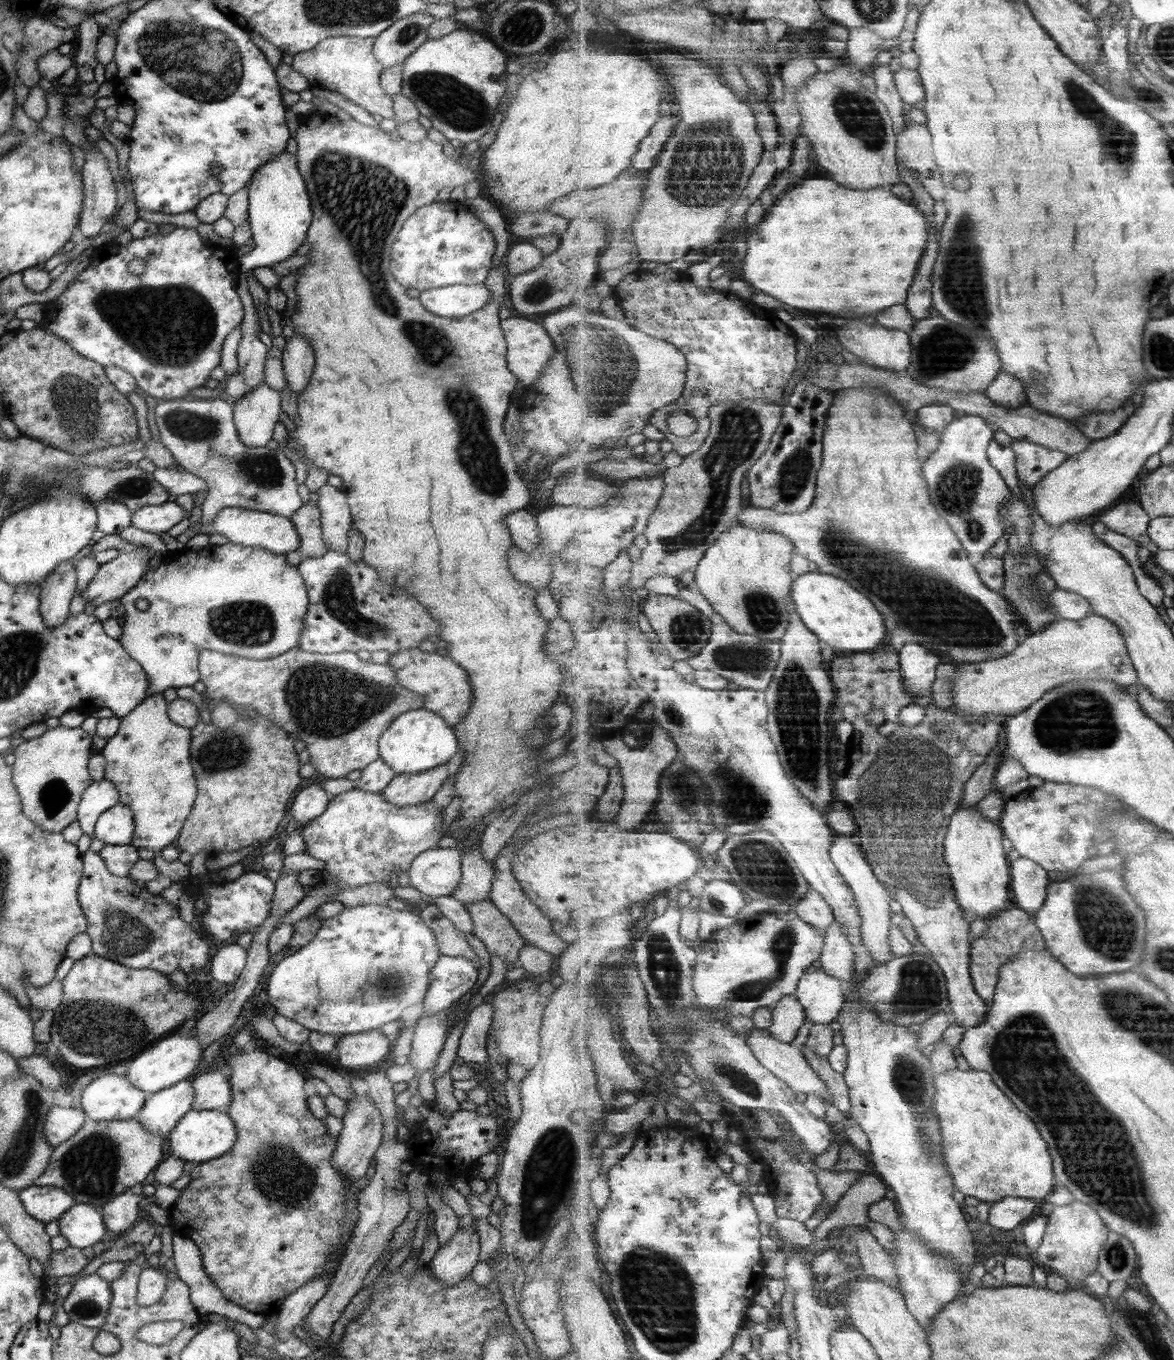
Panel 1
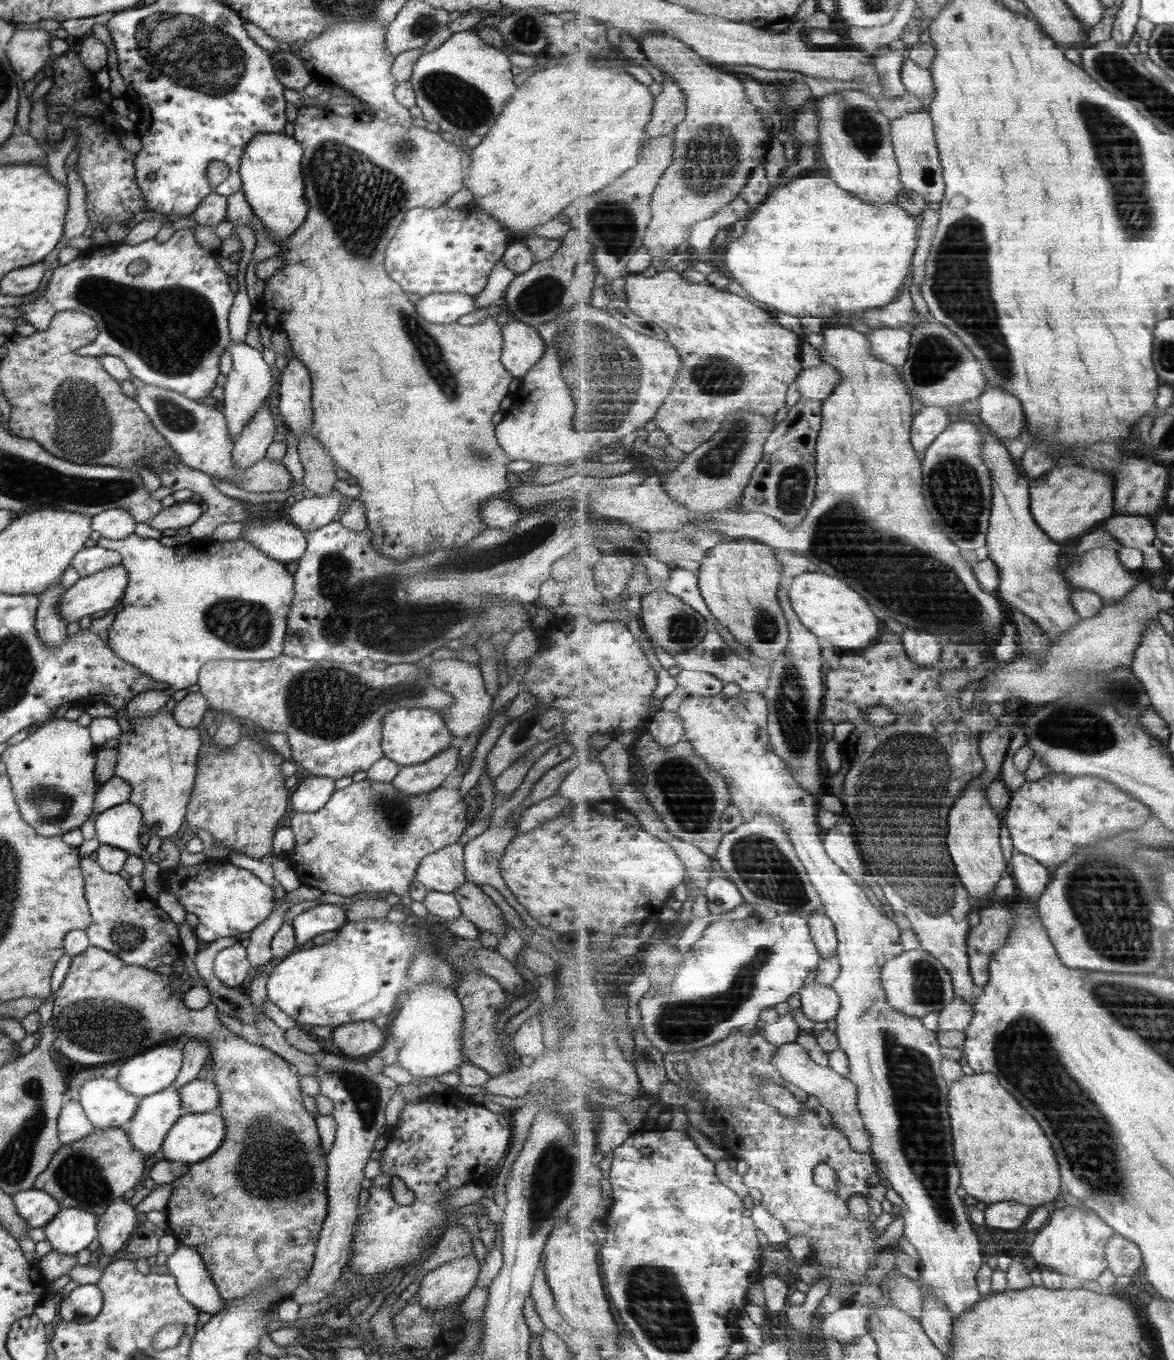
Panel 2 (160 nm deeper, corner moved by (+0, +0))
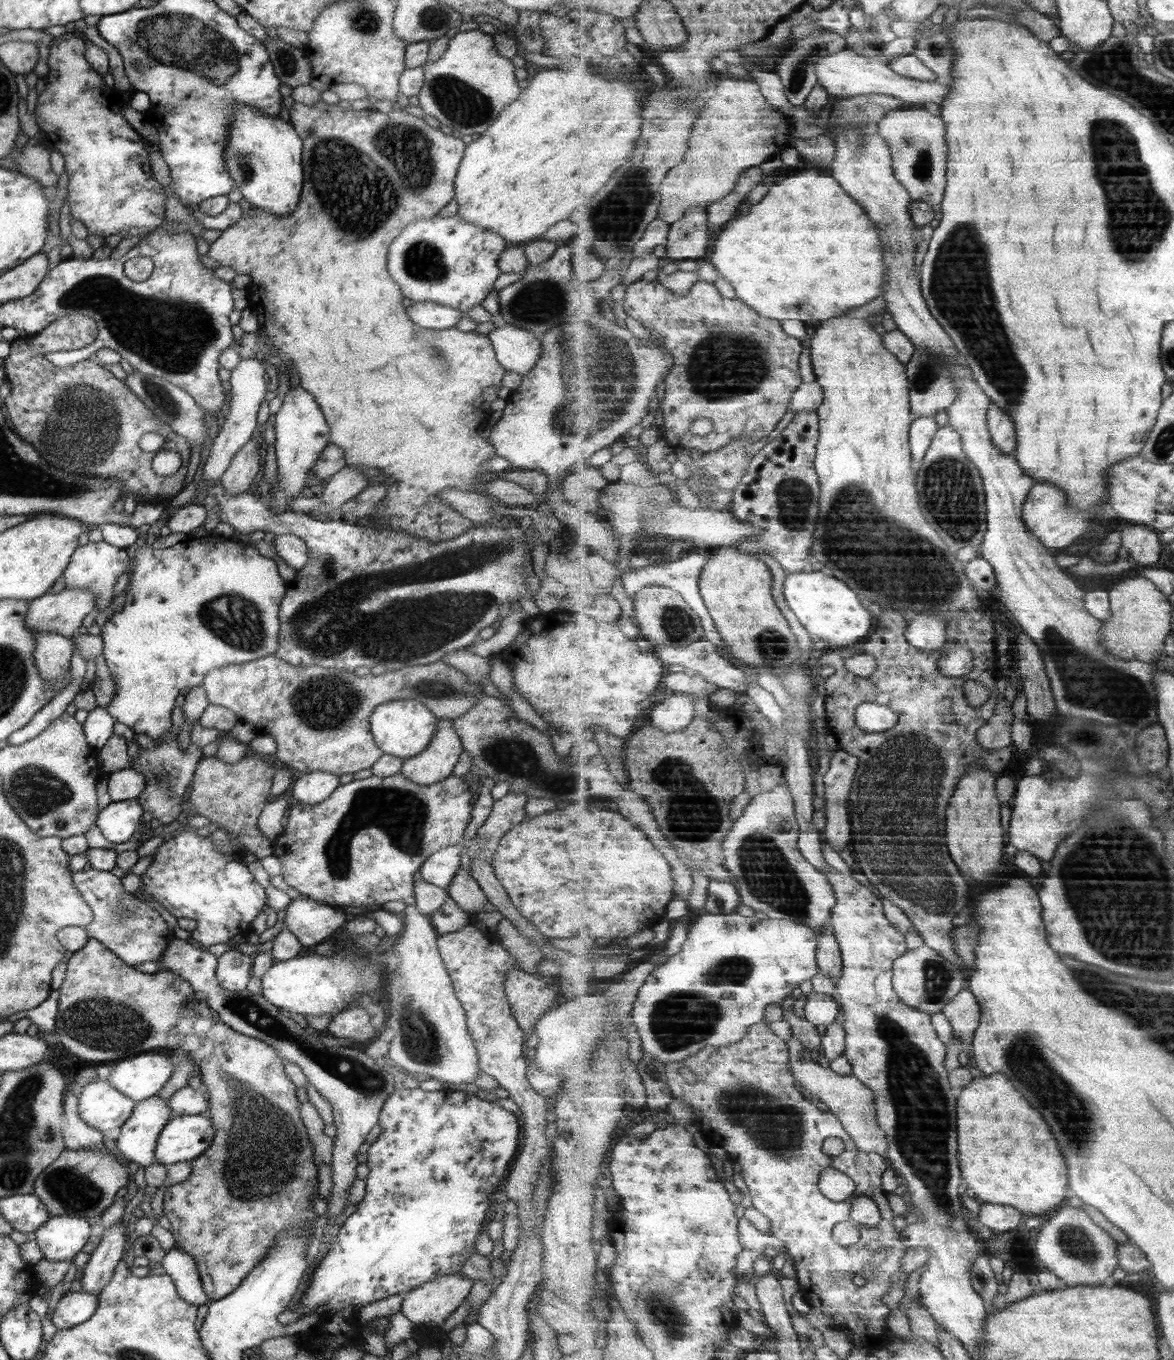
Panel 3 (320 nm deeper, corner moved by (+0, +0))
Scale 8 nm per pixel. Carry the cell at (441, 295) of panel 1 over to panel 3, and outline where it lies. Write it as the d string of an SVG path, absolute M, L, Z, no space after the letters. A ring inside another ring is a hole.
M414 301L405 307L407 318L421 326L421 328L431 330L445 330L453 328L456 322L465 314L431 301Z

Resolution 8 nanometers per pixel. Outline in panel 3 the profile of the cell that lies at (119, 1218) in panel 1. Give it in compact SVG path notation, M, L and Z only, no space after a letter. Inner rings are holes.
M118 1221L103 1231L98 1245L83 1265L81 1291L97 1296L109 1284L113 1269L123 1258L124 1230L124 1224Z

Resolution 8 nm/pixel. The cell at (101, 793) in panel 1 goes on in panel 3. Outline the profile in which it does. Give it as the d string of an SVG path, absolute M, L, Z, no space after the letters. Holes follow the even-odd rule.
M131 767L110 772L106 779L108 795L113 802L136 799L144 789L144 776Z

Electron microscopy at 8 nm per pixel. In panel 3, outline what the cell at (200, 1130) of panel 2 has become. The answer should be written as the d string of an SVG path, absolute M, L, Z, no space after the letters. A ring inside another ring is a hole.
M200 1114L170 1118L159 1131L154 1146L154 1162L163 1167L187 1162L209 1146L213 1136L210 1120Z

